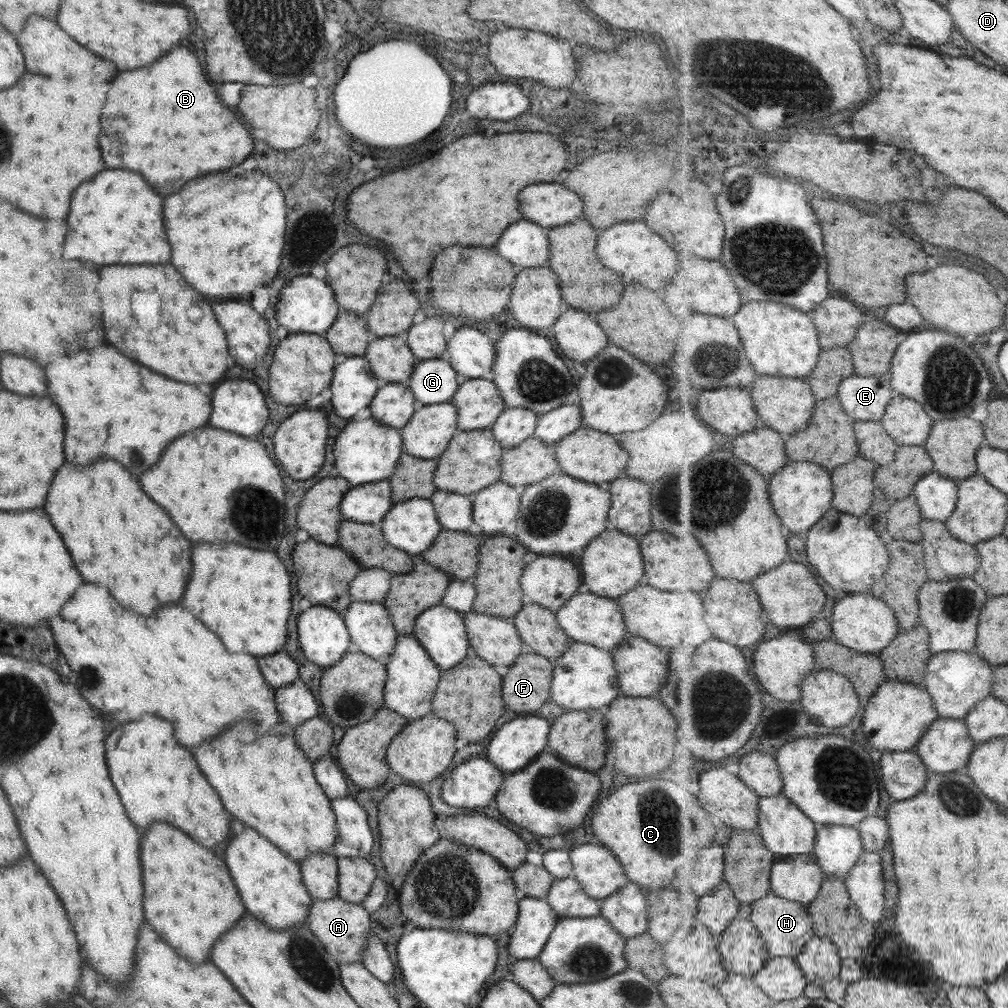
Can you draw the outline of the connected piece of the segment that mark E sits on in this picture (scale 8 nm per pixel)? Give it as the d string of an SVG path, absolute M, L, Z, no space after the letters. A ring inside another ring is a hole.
M857 374L850 376L840 382L838 397L842 402L843 408L847 414L851 415L857 421L881 421L887 412L887 405L896 397L901 396L892 388L891 381L885 380L883 376L859 376Z

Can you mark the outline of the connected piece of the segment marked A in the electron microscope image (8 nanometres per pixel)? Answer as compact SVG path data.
M337 896L330 899L312 900L308 908L305 924L337 964L360 962L366 934L371 931L369 915L364 908L352 902L345 902Z

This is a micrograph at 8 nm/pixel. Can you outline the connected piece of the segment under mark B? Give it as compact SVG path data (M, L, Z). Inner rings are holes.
M171 48L149 66L119 72L111 82L107 102L101 108L99 148L105 168L137 172L159 196L173 194L179 186L199 174L237 166L251 152L251 146L249 132L239 124L231 110L219 104L215 88L205 80L197 58L187 48Z

